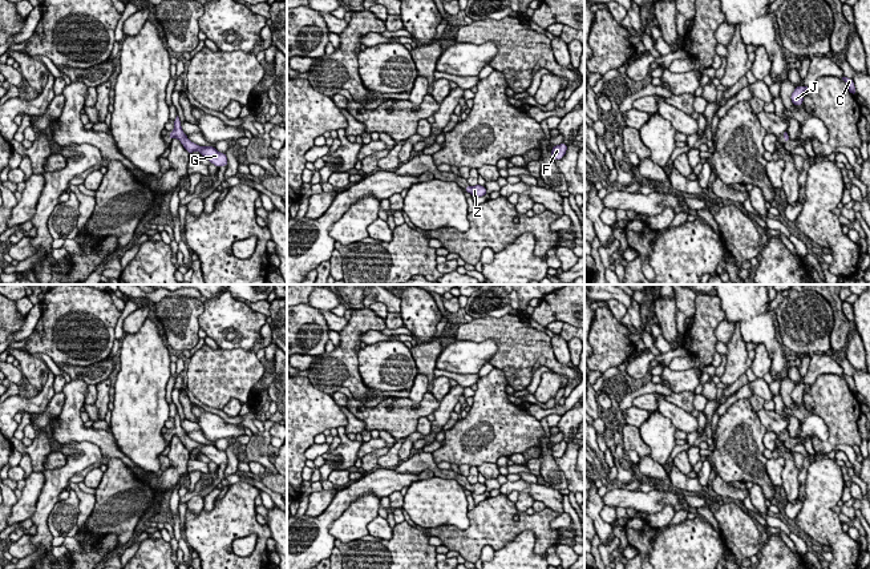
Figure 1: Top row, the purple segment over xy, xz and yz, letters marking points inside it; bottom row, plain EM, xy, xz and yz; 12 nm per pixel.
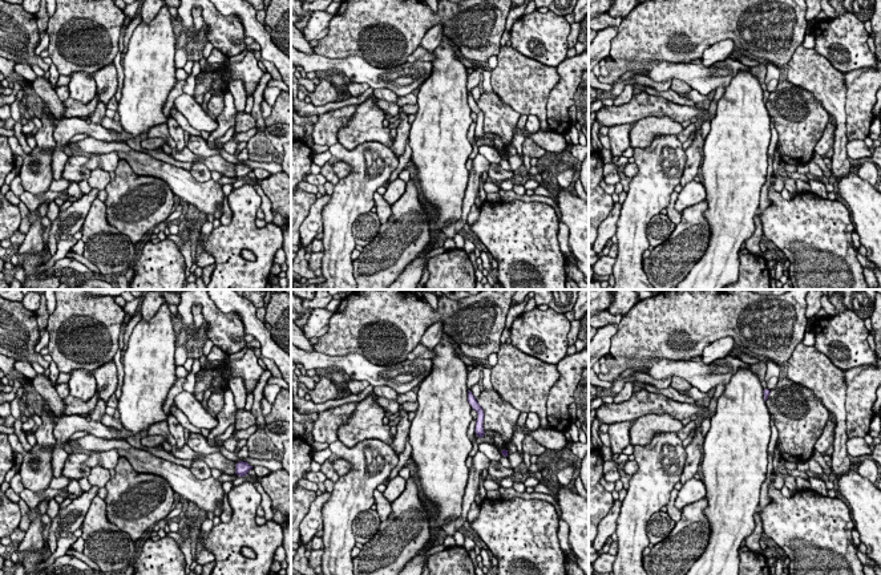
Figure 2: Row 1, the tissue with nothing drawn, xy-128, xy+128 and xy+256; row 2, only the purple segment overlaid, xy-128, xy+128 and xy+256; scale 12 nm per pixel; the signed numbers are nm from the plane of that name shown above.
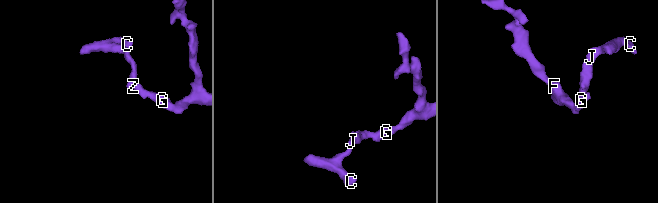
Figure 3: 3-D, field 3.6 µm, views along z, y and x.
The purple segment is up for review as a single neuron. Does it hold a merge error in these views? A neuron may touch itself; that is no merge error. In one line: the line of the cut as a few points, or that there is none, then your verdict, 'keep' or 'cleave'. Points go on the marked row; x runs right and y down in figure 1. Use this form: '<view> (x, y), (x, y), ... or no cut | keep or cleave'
no cut | keep

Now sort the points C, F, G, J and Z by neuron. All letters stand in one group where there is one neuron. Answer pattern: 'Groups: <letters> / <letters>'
Groups: C F G J Z

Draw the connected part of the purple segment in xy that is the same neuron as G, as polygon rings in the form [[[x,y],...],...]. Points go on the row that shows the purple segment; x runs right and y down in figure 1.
[[[177,116],[174,118],[174,130],[169,133],[169,138],[178,138],[183,148],[193,154],[195,150],[199,152],[201,156],[207,158],[211,164],[220,168],[222,165],[228,166],[226,153],[219,153],[214,146],[199,146],[191,142],[187,136],[182,132],[181,120]]]

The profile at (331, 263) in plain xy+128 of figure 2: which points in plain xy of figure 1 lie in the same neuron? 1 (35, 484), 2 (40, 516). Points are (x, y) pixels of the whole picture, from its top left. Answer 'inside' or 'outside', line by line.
1: outside
2: inside

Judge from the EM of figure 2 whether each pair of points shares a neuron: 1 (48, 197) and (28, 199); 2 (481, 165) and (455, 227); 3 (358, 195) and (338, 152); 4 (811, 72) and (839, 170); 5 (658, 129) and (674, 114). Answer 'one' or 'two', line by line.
1: one
2: one
3: one
4: one
5: two

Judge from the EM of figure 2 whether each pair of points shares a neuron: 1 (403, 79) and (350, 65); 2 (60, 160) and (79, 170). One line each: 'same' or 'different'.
1: same
2: different

